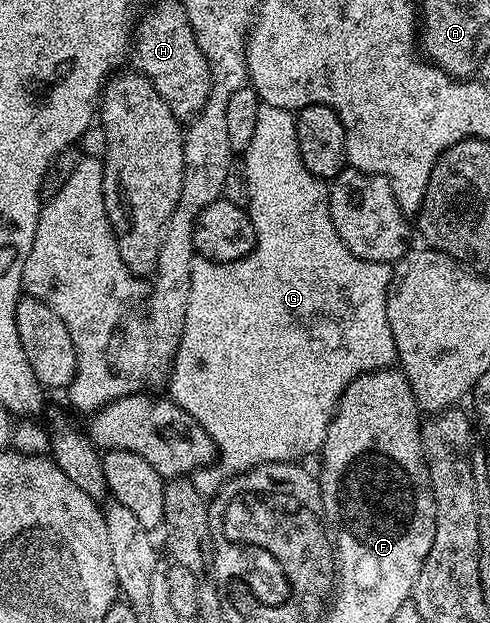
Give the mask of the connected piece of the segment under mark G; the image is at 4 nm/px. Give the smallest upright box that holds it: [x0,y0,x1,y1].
[170,104,397,464]

